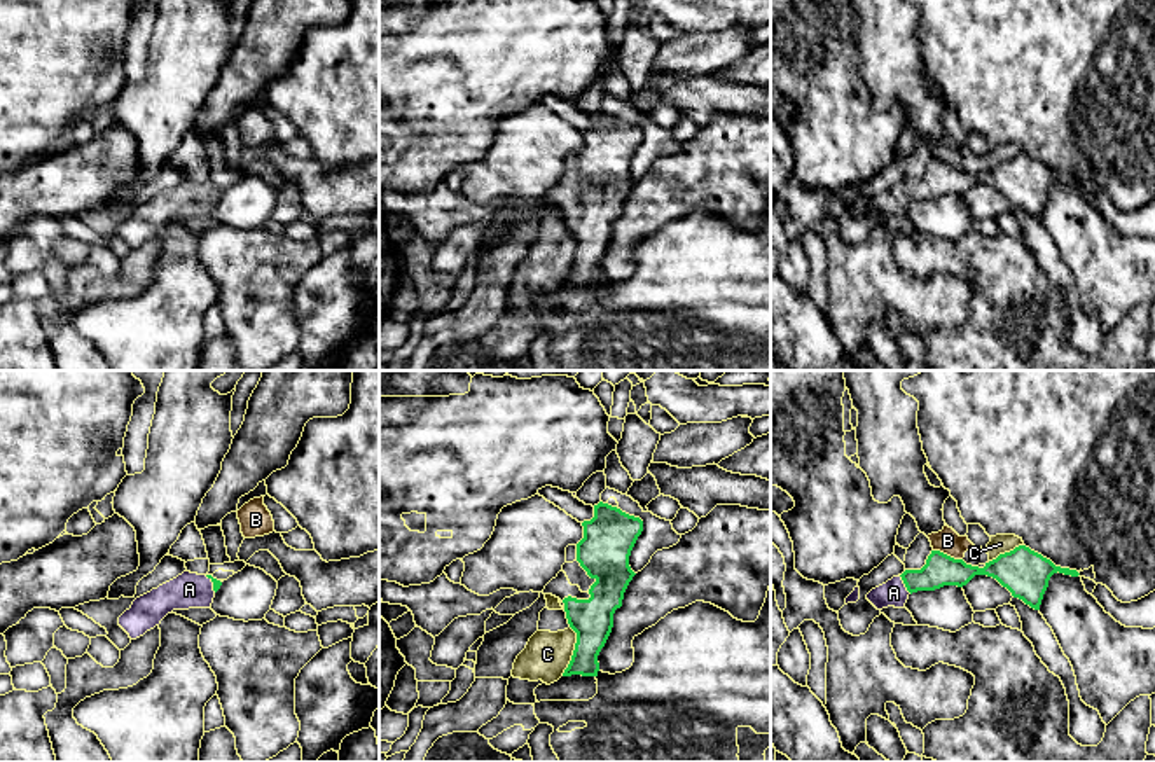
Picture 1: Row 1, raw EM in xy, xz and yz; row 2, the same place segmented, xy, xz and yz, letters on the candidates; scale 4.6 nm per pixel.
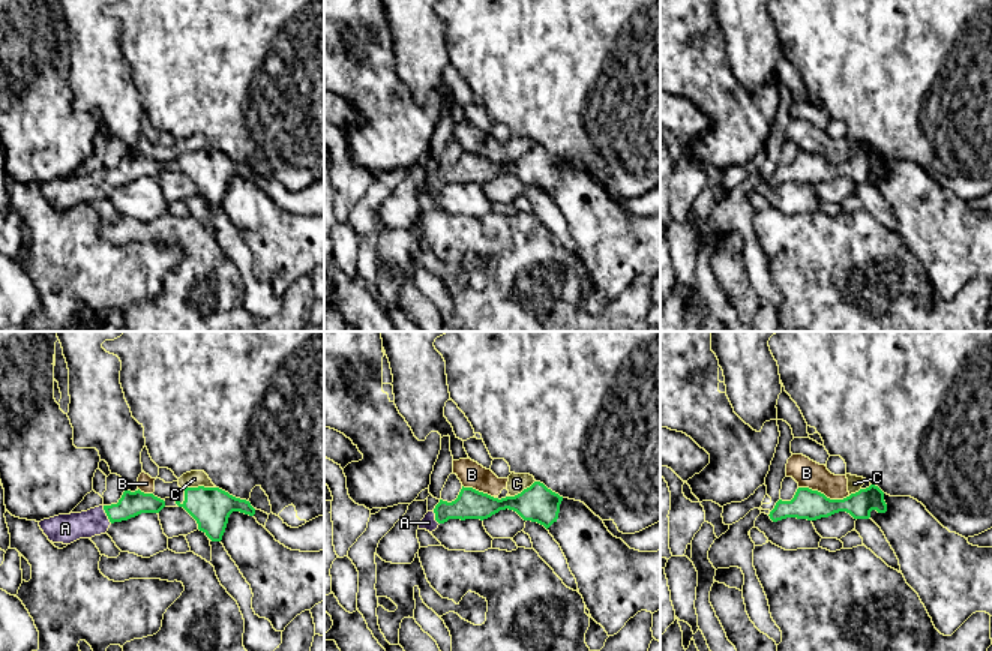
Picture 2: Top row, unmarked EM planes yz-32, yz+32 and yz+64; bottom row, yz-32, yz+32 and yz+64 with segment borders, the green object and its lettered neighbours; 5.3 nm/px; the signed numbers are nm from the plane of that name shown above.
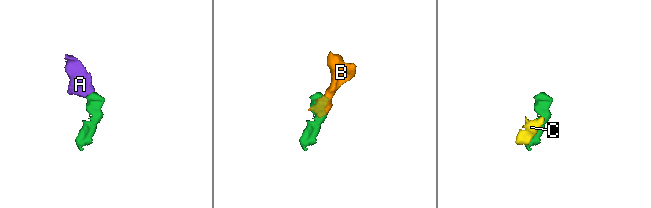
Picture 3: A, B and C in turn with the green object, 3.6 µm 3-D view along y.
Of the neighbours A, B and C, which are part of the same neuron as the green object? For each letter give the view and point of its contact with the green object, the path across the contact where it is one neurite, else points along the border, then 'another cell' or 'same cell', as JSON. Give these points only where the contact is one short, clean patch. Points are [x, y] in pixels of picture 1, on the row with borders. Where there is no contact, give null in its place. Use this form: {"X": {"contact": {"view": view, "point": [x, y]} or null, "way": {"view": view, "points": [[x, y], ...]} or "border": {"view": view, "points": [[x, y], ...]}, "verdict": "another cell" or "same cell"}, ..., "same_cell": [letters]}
{"A": {"contact": {"view": "yz", "point": [904, 582]}, "way": {"view": "yz", "points": [[940, 570], [926, 579], [904, 582], [893, 593]]}, "verdict": "same cell"}, "B": {"contact": {"view": "yz", "point": [946, 554]}, "border": {"view": "yz", "points": [[933, 549], [961, 560]]}, "verdict": "another cell"}, "C": {"contact": {"view": "xz", "point": [574, 651]}, "verdict": "another cell"}, "same_cell": ["A"]}

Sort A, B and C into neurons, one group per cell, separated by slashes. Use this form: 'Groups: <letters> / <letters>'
Groups: A / B C

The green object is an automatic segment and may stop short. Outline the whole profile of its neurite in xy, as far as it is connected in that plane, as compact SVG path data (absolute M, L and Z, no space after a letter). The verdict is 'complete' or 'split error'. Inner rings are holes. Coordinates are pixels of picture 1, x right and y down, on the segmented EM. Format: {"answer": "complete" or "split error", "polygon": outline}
{"answer": "split error", "polygon": "M183 572L176 578L136 598L119 617L119 626L131 640L161 624L173 610L210 608L222 582L211 575Z"}

